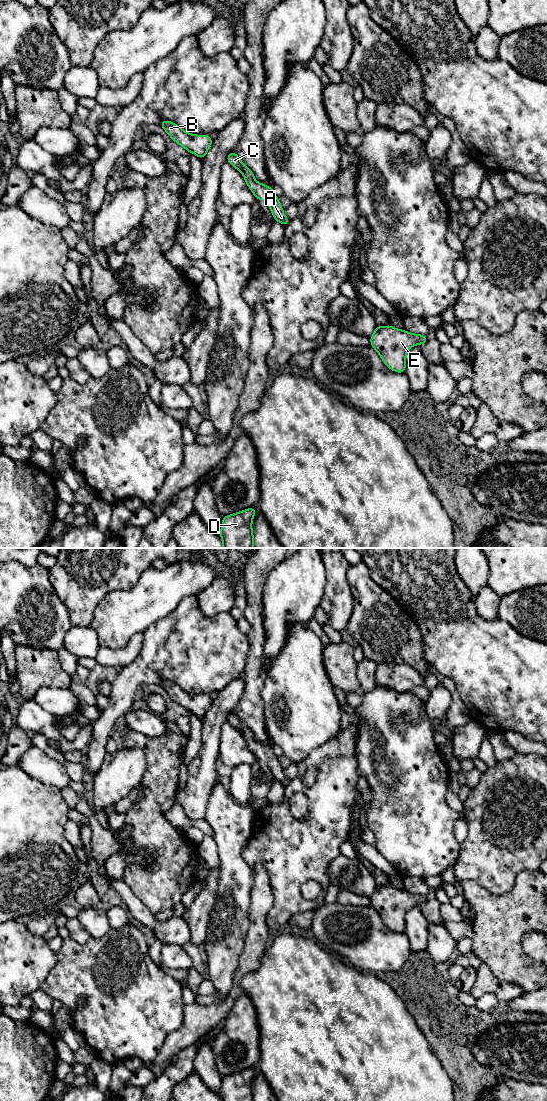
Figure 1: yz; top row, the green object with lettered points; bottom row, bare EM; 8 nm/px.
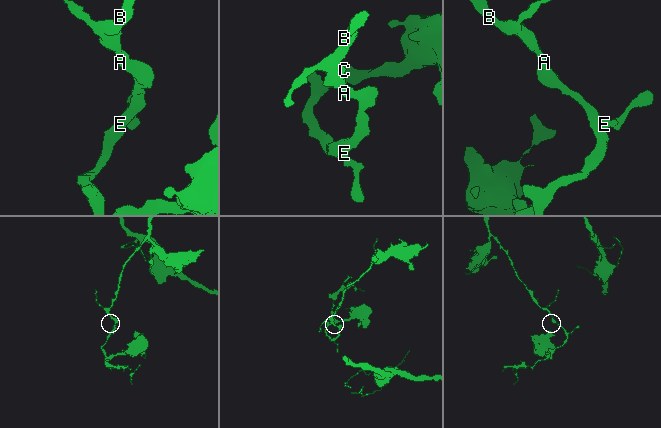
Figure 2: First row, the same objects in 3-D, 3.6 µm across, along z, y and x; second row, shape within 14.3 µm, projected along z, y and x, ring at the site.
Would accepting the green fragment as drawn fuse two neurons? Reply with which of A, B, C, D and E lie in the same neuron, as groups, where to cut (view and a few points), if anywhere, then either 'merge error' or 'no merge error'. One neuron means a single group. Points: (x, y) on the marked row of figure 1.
A B C D E; no cut; no merge error

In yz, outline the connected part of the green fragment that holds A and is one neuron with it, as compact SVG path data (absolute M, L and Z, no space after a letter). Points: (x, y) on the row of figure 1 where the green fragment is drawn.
M235 151L227 155L227 162L243 174L249 189L253 192L256 199L267 202L268 207L272 211L274 220L282 223L284 227L286 227L289 219L285 216L279 198L274 194L273 188L257 182L254 179L253 172L242 163Z

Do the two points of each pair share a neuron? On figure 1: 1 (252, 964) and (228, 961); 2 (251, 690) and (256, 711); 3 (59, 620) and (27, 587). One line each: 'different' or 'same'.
1: different
2: same
3: same

